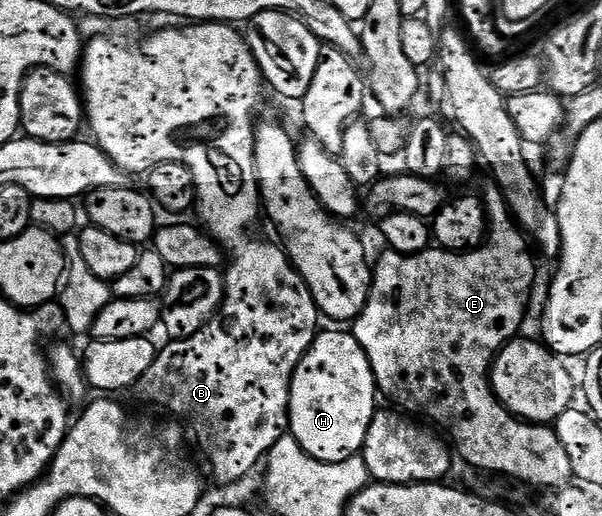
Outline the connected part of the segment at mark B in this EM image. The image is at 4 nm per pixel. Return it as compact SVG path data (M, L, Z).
M209 21L206 23L187 23L183 29L163 29L160 33L155 33L152 37L144 39L140 45L118 45L115 41L110 41L107 35L95 35L90 38L87 50L83 53L83 85L81 81L81 100L85 106L85 121L91 125L90 136L94 144L98 145L101 151L109 158L117 168L123 170L124 174L139 173L145 175L155 165L161 163L181 163L189 167L189 175L193 175L195 184L194 208L199 209L198 220L202 228L210 233L219 243L220 249L229 258L229 264L225 269L223 278L223 304L219 306L219 312L215 314L213 320L205 323L197 335L193 335L184 341L166 342L167 346L160 348L155 355L153 367L145 371L145 375L140 379L137 386L137 393L140 393L151 405L160 405L163 409L168 409L175 417L180 417L183 421L191 424L191 429L195 432L195 437L199 440L199 445L203 448L203 453L207 456L207 461L211 464L211 469L215 472L215 477L223 485L231 485L234 481L239 481L242 477L247 477L255 469L255 464L262 462L270 453L273 446L288 432L289 422L287 419L287 408L291 398L291 376L295 373L295 368L299 366L299 360L306 355L309 347L320 332L321 314L315 305L313 295L309 287L301 279L301 275L291 264L291 258L287 255L286 248L270 245L263 237L254 237L251 228L255 225L259 213L261 217L261 198L259 196L259 181L255 177L255 126L256 122L251 121L251 116L255 113L255 108L259 105L259 100L263 97L265 82L263 72L259 69L255 57L251 54L251 49L247 46L247 38L242 32L239 33L234 24Z

